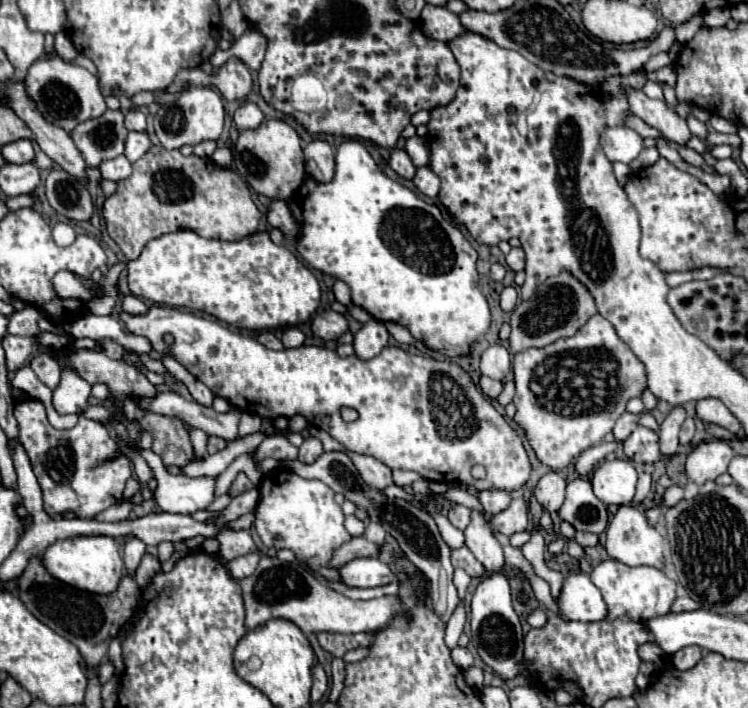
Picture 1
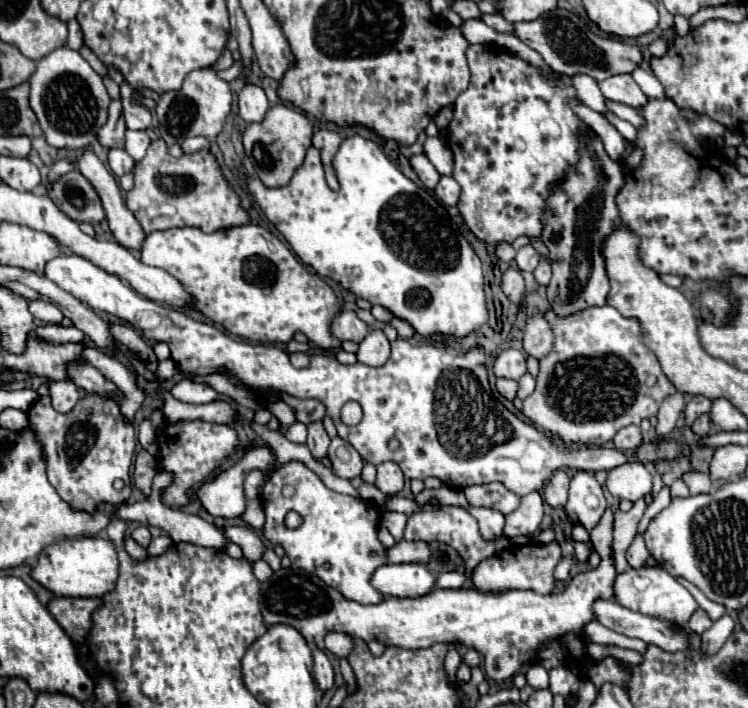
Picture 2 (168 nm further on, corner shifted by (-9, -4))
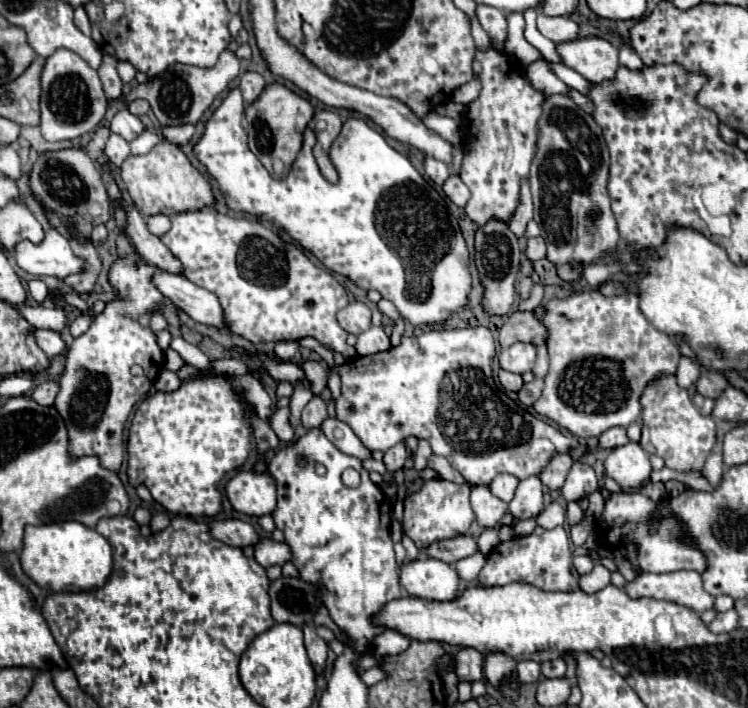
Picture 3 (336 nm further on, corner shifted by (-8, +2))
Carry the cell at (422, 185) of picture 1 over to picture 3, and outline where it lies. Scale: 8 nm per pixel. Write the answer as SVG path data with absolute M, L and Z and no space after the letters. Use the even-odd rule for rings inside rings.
M450 175L446 179L446 183L442 185L442 189L448 195L448 199L452 203L456 203L458 207L464 207L468 203L468 199L470 199L470 191L468 191L468 187L462 183L462 179L458 175Z

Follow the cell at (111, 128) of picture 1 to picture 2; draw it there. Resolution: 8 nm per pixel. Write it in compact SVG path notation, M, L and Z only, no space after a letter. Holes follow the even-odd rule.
M113 99L109 105L109 119L107 123L99 129L99 141L105 147L123 147L125 145L125 119L123 119L123 109L121 101Z

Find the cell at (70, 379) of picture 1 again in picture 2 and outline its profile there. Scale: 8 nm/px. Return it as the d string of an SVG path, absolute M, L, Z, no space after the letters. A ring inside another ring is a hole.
M51 381L49 383L49 397L51 397L53 409L67 413L79 401L79 391L73 381Z

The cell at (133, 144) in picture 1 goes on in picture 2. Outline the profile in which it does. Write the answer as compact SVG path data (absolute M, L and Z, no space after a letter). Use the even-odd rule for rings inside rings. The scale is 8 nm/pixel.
M131 129L125 131L125 151L135 161L141 161L145 157L145 151L147 151L149 143L151 143L151 139L145 131L131 131Z

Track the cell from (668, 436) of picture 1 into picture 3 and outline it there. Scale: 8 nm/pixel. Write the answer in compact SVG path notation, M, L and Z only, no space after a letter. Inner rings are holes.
M706 371L696 381L696 391L710 399L716 399L718 395L722 395L726 387L728 387L728 381L722 377L722 373L716 373L716 371Z

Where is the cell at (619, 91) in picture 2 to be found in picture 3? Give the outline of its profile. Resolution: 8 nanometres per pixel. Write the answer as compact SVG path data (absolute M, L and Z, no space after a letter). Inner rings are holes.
M582 37L578 41L556 45L556 49L566 67L578 71L594 85L614 79L620 69L618 49L602 37Z

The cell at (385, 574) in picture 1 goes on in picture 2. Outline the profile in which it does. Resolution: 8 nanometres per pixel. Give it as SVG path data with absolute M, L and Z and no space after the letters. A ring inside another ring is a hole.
M421 563L383 565L371 583L385 597L423 597L435 589L435 575Z

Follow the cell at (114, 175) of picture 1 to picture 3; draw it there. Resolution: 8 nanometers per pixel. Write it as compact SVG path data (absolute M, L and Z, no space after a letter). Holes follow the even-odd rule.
M112 133L110 139L108 139L108 143L106 143L104 155L110 159L110 163L114 163L116 167L120 167L128 159L130 147L128 147L128 143L122 137L118 137L116 133Z

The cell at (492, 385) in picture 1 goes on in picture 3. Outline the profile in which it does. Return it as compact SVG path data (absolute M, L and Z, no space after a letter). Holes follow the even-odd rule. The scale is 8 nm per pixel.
M500 369L498 377L500 377L500 383L502 383L504 389L508 389L508 391L520 391L520 387L522 387L522 377L520 375Z

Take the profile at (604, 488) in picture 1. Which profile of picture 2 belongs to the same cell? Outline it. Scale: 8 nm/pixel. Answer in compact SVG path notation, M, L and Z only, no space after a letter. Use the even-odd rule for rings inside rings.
M627 461L619 467L613 467L607 475L607 489L617 499L637 501L651 493L651 473L639 461Z

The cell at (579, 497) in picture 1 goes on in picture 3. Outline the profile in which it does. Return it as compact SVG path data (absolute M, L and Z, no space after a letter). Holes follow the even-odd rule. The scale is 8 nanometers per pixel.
M576 461L566 477L566 483L562 487L562 495L566 501L580 501L594 493L598 489L598 479L594 475L594 469Z

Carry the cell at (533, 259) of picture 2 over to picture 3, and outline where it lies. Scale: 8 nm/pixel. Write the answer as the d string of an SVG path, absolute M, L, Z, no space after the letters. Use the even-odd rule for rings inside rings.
M534 237L534 239L528 239L526 241L526 249L524 249L524 255L530 259L530 261L538 261L538 259L544 259L546 257L546 241L542 237Z

